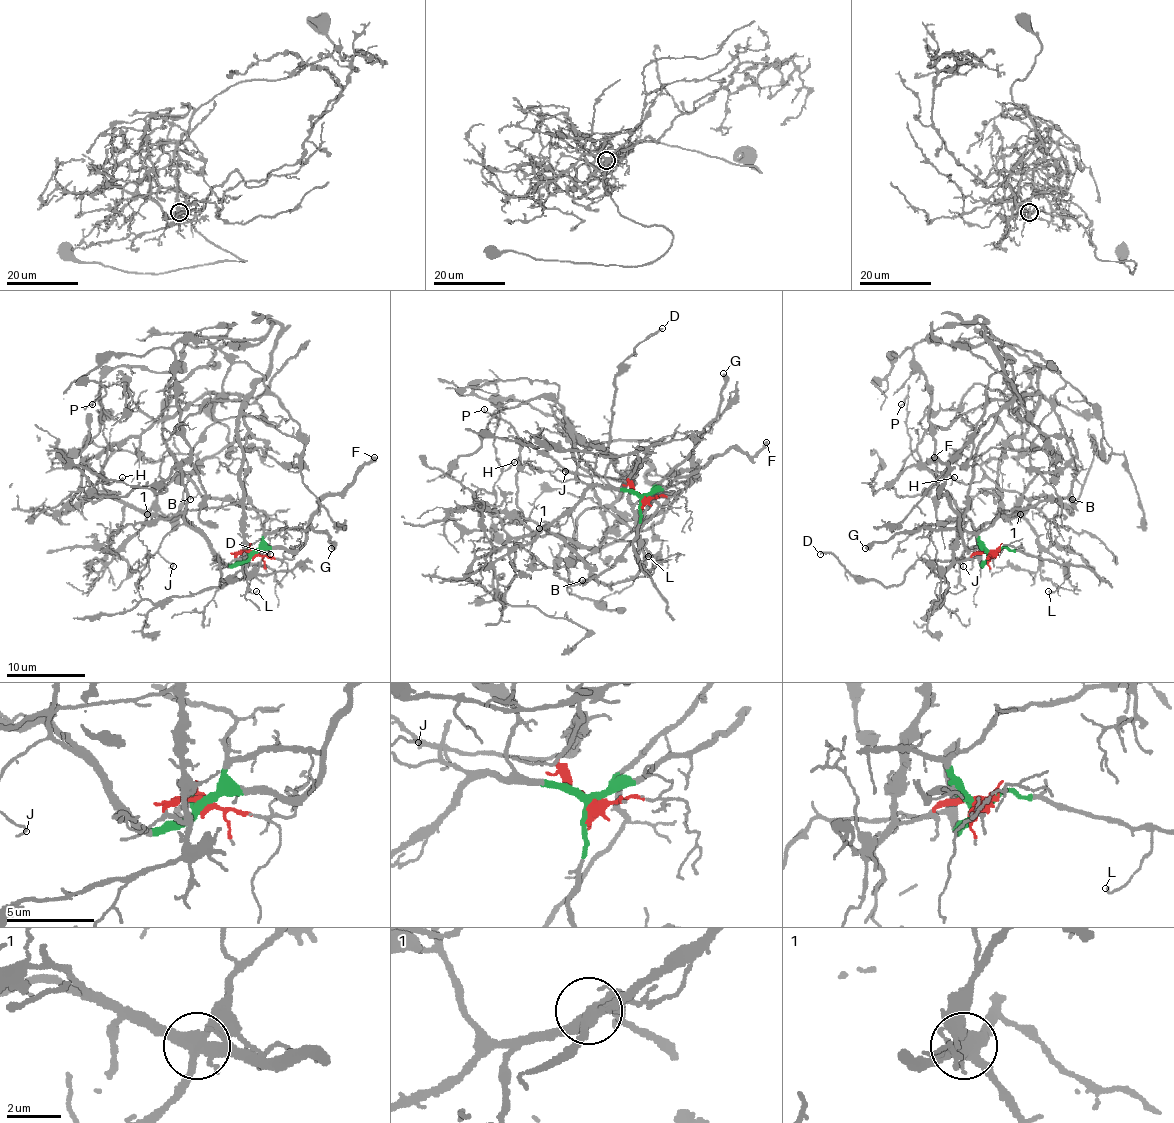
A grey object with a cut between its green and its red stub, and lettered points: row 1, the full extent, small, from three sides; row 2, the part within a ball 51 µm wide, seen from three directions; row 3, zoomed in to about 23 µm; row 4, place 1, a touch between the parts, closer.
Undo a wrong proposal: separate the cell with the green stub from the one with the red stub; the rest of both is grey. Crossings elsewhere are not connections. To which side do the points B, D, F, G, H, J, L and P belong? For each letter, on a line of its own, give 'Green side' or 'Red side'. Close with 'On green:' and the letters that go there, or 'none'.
B: Green side
D: Green side
F: Green side
G: Green side
H: Green side
J: Green side
L: Green side
P: Green side
On green: B, D, F, G, H, J, L, P

